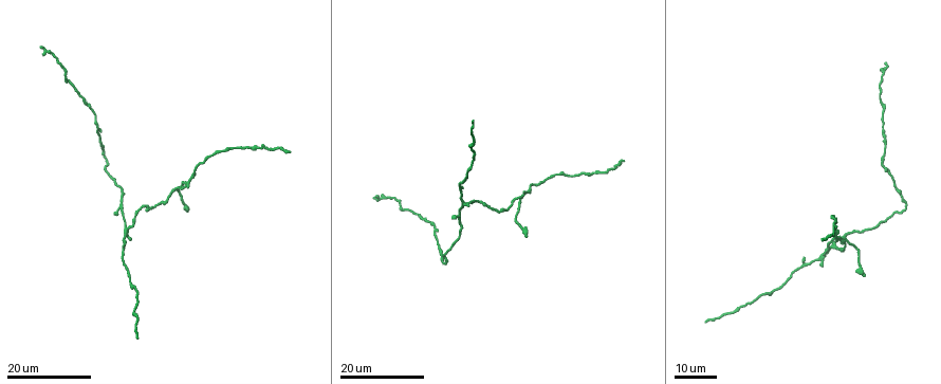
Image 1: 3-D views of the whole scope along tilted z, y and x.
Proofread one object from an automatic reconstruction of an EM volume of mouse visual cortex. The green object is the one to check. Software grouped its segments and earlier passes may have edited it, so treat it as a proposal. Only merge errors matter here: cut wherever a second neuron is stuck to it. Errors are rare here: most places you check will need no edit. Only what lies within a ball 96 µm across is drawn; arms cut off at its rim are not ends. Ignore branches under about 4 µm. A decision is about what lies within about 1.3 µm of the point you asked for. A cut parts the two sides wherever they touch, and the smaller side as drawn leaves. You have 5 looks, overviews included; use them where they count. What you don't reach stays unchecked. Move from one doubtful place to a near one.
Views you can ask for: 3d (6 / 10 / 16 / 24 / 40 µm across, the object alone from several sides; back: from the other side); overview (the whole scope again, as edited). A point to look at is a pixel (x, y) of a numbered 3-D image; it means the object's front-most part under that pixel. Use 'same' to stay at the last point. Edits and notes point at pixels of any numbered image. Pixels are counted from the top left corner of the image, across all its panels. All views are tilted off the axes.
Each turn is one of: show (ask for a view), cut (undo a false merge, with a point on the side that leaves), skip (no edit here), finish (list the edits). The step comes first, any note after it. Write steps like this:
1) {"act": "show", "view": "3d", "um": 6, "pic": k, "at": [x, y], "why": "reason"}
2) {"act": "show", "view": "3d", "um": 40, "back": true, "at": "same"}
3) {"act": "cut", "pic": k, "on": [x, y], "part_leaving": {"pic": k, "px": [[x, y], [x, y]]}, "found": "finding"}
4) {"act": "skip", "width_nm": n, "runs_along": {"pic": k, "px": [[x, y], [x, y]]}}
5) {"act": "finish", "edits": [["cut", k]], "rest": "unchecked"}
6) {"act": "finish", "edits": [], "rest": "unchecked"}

{"act": "show", "view": "3d", "um": 16, "pic": 1, "at": [460, 213]}

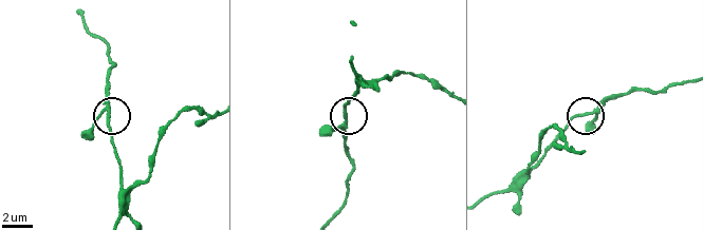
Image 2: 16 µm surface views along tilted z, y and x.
{"act": "show", "view": "3d", "um": 6, "pic": 2, "at": [591, 112], "why": "closer look"}

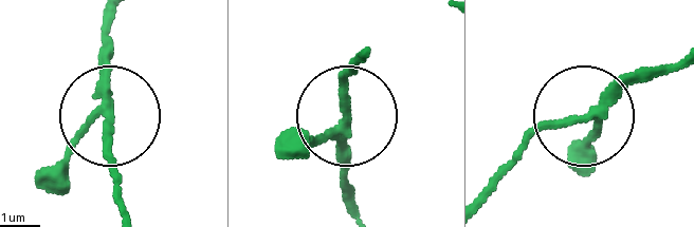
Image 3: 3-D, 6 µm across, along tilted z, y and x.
{"act": "skip", "runs_along": {"pic": 3, "px": [[348, 114], [349, 64]]}, "found": "all the same neuron"}

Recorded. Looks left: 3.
{"act": "show", "view": "3d", "um": 24, "pic": 1, "at": [126, 230], "why": "arms part here"}

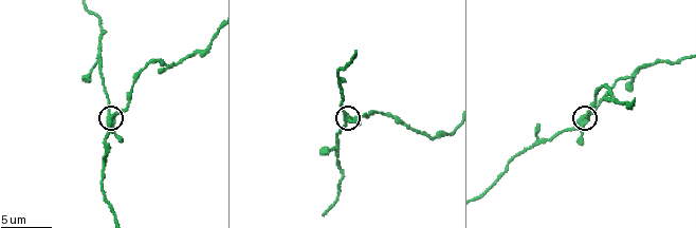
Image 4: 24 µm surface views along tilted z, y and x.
{"act": "show", "view": "3d", "um": 10, "pic": 4, "at": [111, 118], "why": "closer look"}

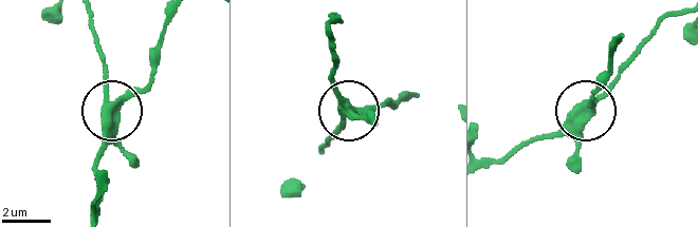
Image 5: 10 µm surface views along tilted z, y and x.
{"act": "skip", "side_arm_um": 37, "arms": 3, "found": "continuous, no second neuron"}

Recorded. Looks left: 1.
{"act": "finish", "edits": [], "rest": "unchecked"}

